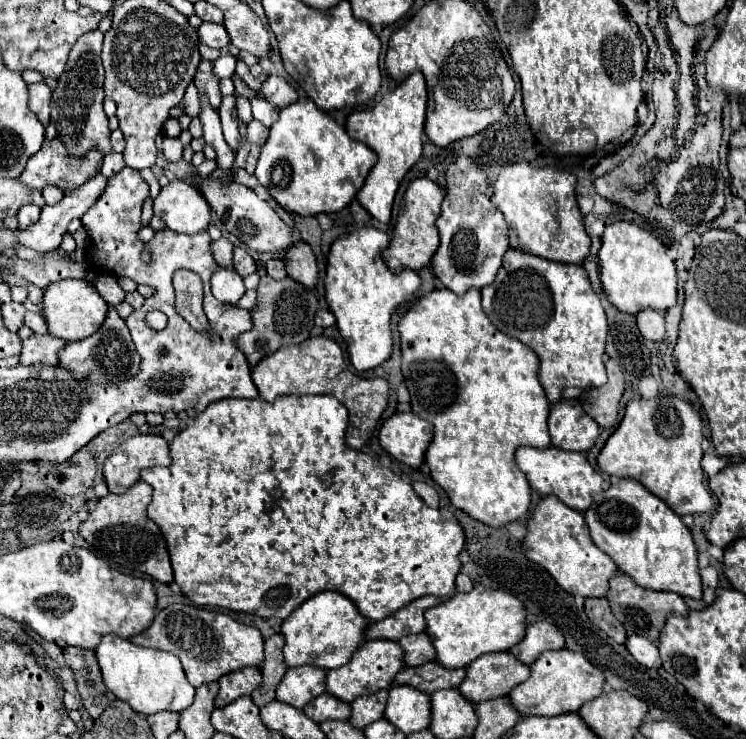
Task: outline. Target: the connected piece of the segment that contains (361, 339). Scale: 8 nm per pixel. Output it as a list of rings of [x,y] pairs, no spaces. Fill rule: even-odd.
[[[362,227],[346,237],[338,237],[330,245],[326,265],[326,301],[336,317],[340,335],[346,341],[350,361],[358,371],[374,369],[392,353],[390,317],[398,305],[408,303],[420,289],[420,277],[412,269],[390,271],[382,259],[390,237],[376,227]]]

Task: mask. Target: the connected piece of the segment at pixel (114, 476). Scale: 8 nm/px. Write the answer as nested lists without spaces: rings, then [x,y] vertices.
[[[148,433],[126,439],[104,463],[104,477],[110,493],[128,491],[144,467],[170,465],[168,441],[162,435]]]

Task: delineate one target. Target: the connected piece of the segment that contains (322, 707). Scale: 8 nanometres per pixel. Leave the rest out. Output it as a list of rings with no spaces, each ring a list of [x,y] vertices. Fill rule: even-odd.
[[[322,693],[316,699],[312,699],[306,707],[304,713],[316,721],[328,721],[328,719],[340,719],[340,721],[348,721],[350,717],[350,705],[344,701],[338,701],[336,697],[332,697],[330,693]]]

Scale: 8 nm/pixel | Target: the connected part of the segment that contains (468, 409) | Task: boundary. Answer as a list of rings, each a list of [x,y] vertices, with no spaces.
[[[434,289],[430,293],[426,293],[424,297],[420,297],[398,321],[398,333],[400,333],[400,351],[402,351],[402,375],[404,375],[404,383],[410,391],[410,405],[412,405],[412,413],[428,419],[434,423],[434,439],[426,449],[426,465],[430,467],[430,475],[432,479],[446,491],[448,499],[452,501],[454,507],[462,509],[466,515],[470,515],[476,521],[482,521],[490,527],[502,527],[510,521],[520,521],[526,519],[530,513],[530,485],[526,481],[526,475],[516,467],[514,463],[514,451],[522,445],[528,447],[540,447],[546,449],[550,447],[550,435],[548,435],[548,427],[546,427],[546,419],[548,419],[548,411],[550,411],[550,401],[546,399],[544,389],[540,387],[538,381],[538,357],[532,349],[528,349],[524,343],[520,343],[514,337],[508,337],[504,333],[500,333],[490,319],[484,315],[482,305],[480,305],[480,291],[478,289],[468,289],[468,293],[464,297],[458,297],[456,293],[452,293],[450,289]]]

